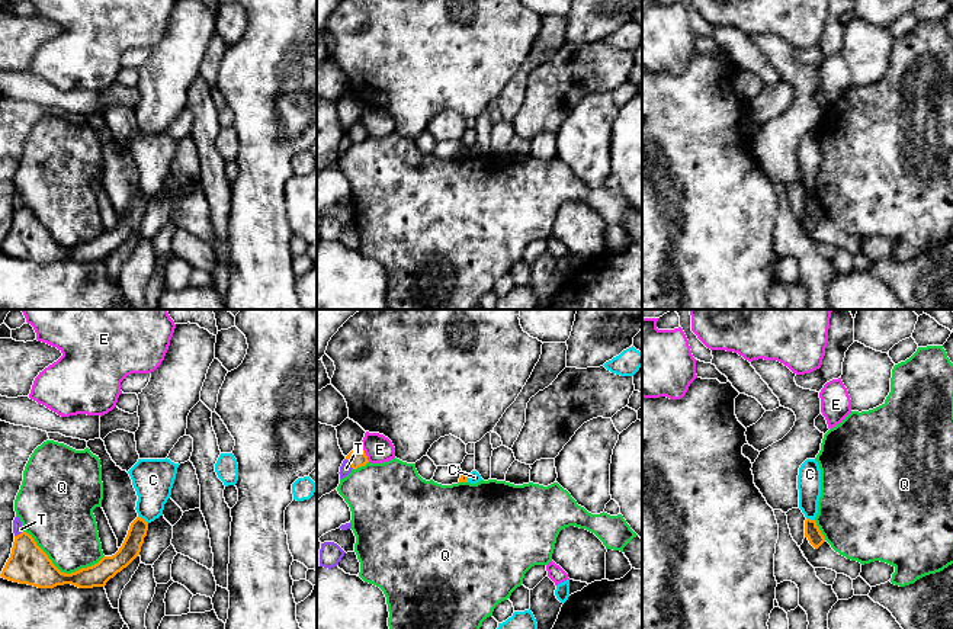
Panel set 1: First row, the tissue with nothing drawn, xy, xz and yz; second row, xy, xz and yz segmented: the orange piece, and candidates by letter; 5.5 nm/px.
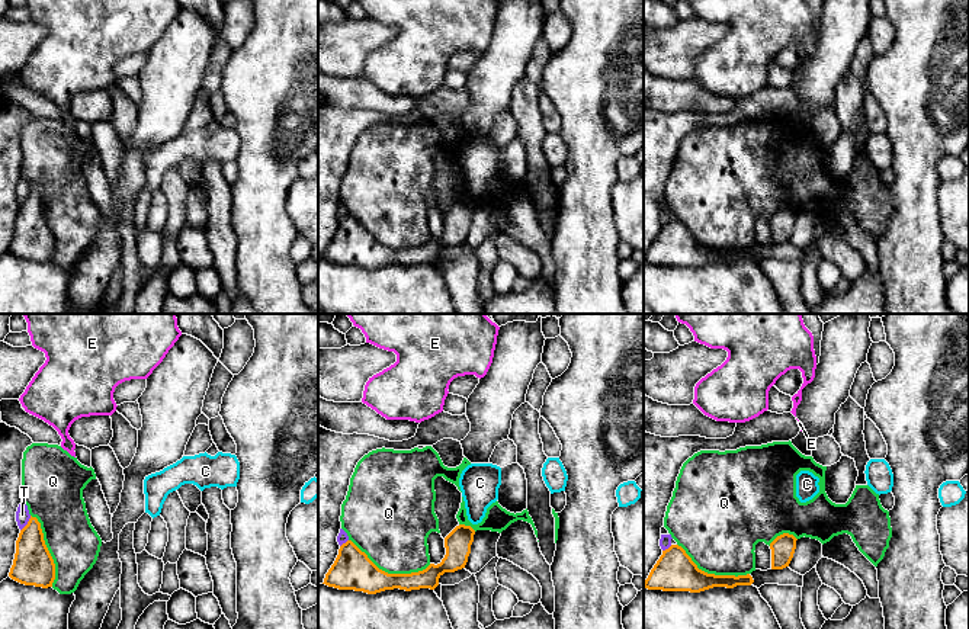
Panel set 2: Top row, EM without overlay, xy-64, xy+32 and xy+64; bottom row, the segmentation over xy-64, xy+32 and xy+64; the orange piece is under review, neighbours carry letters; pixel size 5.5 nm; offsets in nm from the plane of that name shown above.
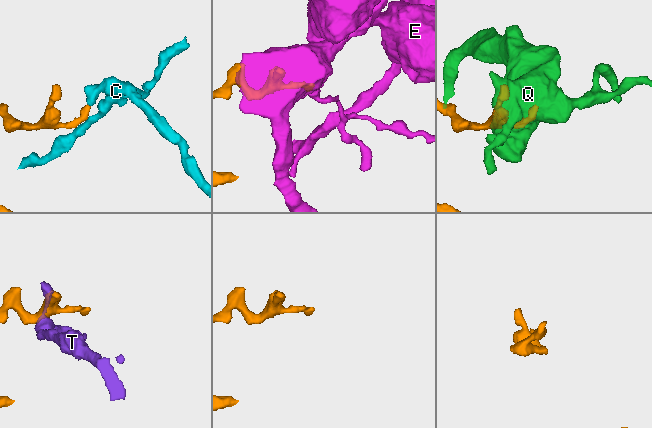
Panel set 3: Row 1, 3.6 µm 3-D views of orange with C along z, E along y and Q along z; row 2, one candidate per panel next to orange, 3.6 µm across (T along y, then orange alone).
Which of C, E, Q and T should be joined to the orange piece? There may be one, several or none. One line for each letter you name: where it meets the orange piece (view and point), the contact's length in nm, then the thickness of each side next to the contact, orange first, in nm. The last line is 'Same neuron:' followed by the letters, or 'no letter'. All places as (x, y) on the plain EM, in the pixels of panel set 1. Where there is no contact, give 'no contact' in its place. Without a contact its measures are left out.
Same neuron: no letter

